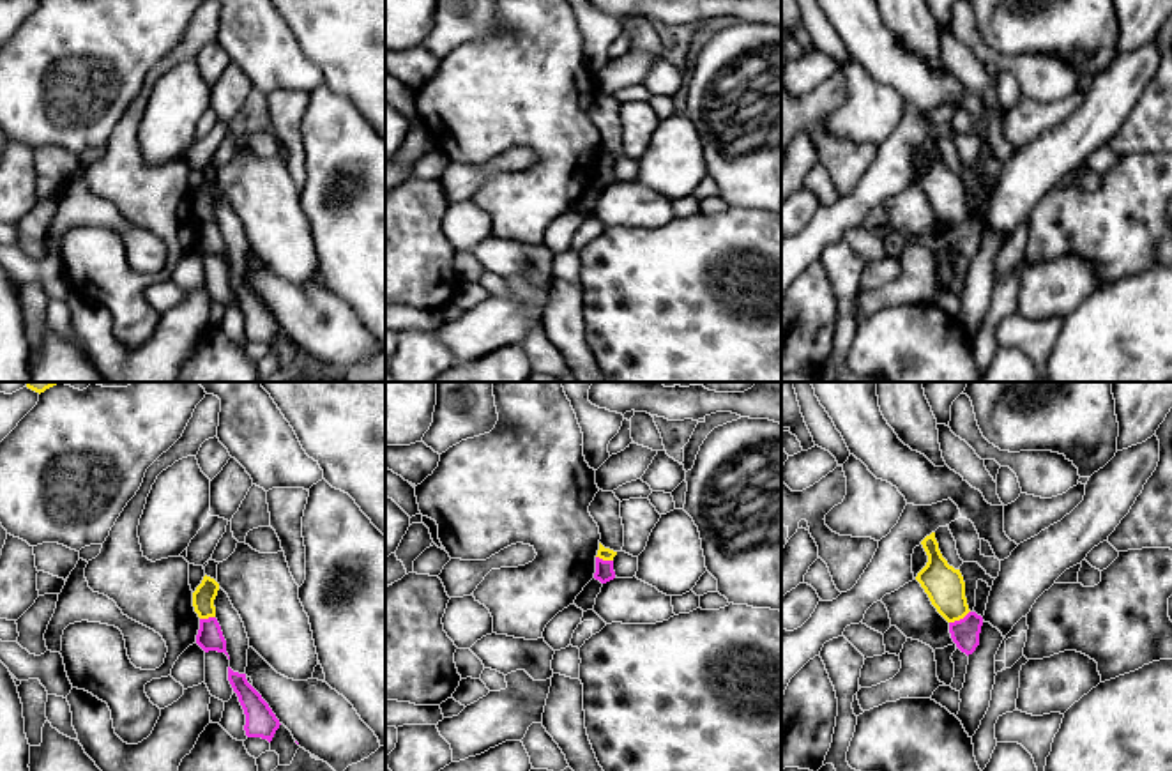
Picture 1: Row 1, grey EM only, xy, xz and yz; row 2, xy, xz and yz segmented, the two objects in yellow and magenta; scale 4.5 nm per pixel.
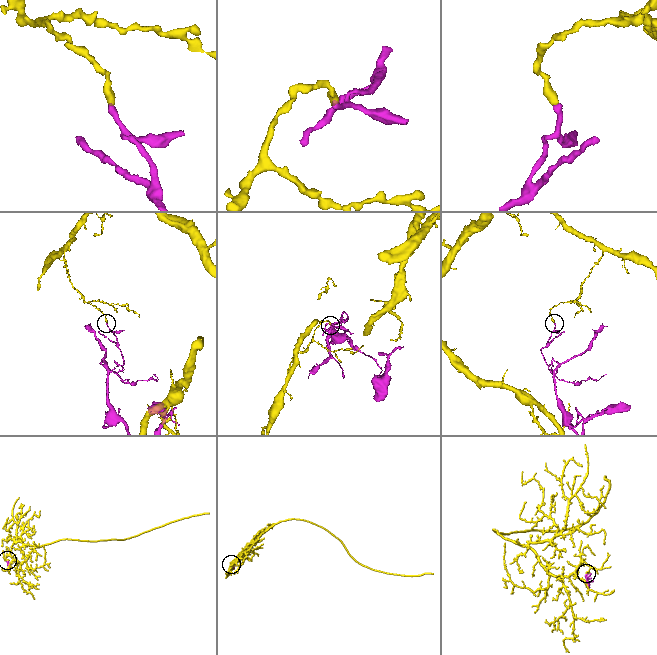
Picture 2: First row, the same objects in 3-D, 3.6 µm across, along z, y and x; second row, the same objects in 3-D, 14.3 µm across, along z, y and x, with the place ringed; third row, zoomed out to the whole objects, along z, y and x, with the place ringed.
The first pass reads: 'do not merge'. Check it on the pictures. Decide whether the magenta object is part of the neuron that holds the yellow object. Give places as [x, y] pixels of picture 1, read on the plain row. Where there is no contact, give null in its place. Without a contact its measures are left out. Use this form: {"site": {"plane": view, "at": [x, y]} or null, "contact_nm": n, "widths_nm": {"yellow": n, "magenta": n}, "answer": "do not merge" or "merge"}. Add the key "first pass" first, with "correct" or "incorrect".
{"first pass": "correct", "site": {"plane": "yz", "at": [958, 223]}, "contact_nm": 110, "widths_nm": {"yellow": 180, "magenta": 130}, "answer": "do not merge"}

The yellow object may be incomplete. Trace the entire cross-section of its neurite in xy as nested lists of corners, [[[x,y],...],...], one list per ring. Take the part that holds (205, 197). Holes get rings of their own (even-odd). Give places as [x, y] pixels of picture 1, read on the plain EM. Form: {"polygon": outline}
{"polygon": [[[205,179],[202,187],[193,196],[193,210],[200,223],[216,221],[214,203],[217,195],[219,187]]]}

